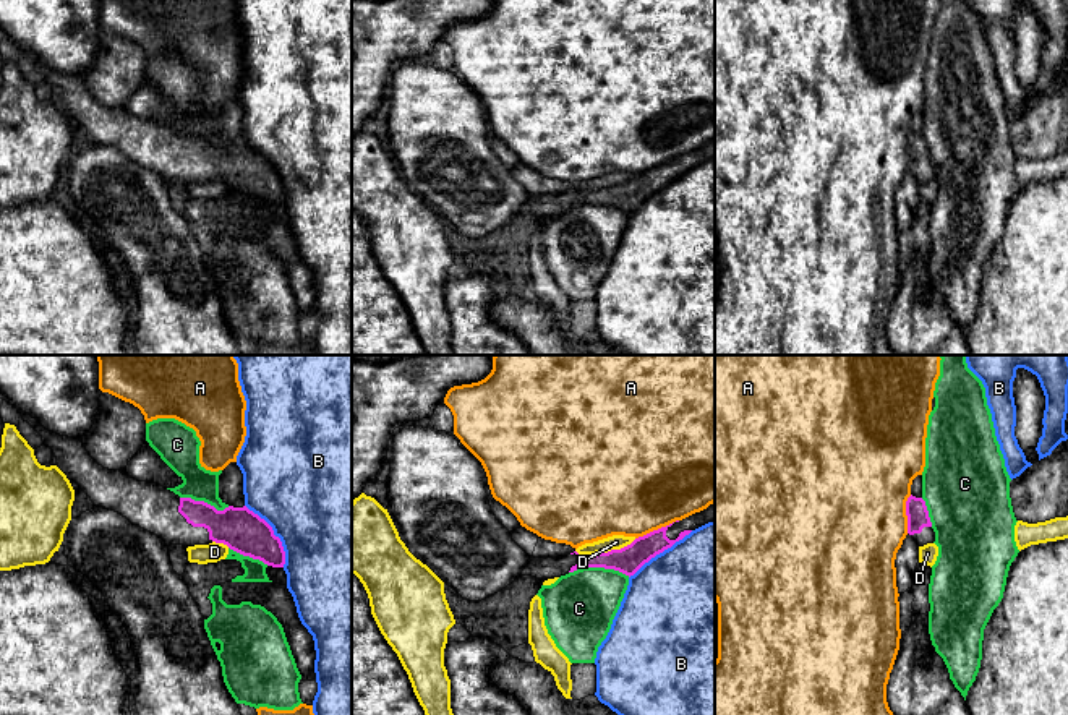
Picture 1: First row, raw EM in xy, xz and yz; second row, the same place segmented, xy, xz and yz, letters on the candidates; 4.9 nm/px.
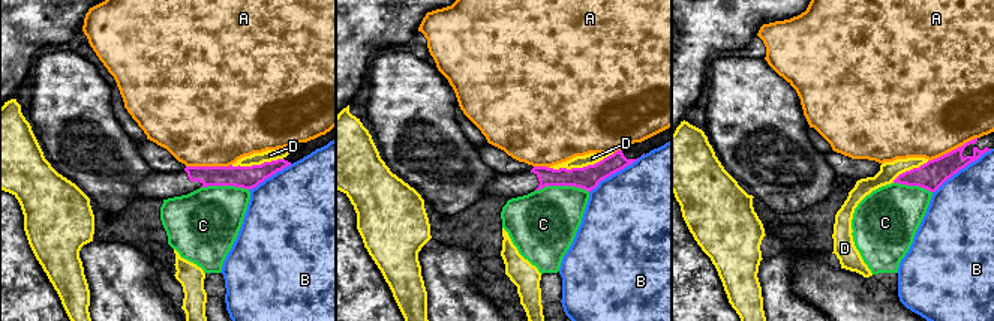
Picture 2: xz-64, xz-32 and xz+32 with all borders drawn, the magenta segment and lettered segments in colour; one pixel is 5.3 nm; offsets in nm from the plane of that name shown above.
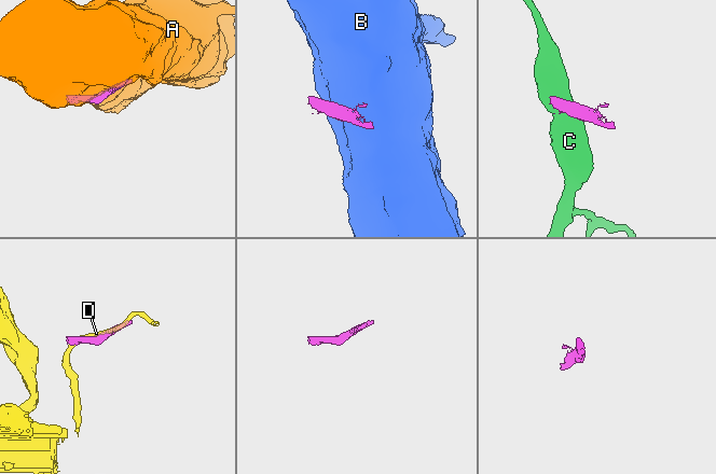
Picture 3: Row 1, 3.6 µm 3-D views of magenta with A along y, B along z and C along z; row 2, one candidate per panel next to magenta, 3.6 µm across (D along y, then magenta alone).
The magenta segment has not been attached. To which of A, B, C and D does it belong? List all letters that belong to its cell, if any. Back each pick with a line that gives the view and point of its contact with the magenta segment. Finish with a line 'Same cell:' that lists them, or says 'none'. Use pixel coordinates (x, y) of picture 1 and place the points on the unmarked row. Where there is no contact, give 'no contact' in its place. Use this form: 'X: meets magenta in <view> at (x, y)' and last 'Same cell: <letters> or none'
Same cell: none

